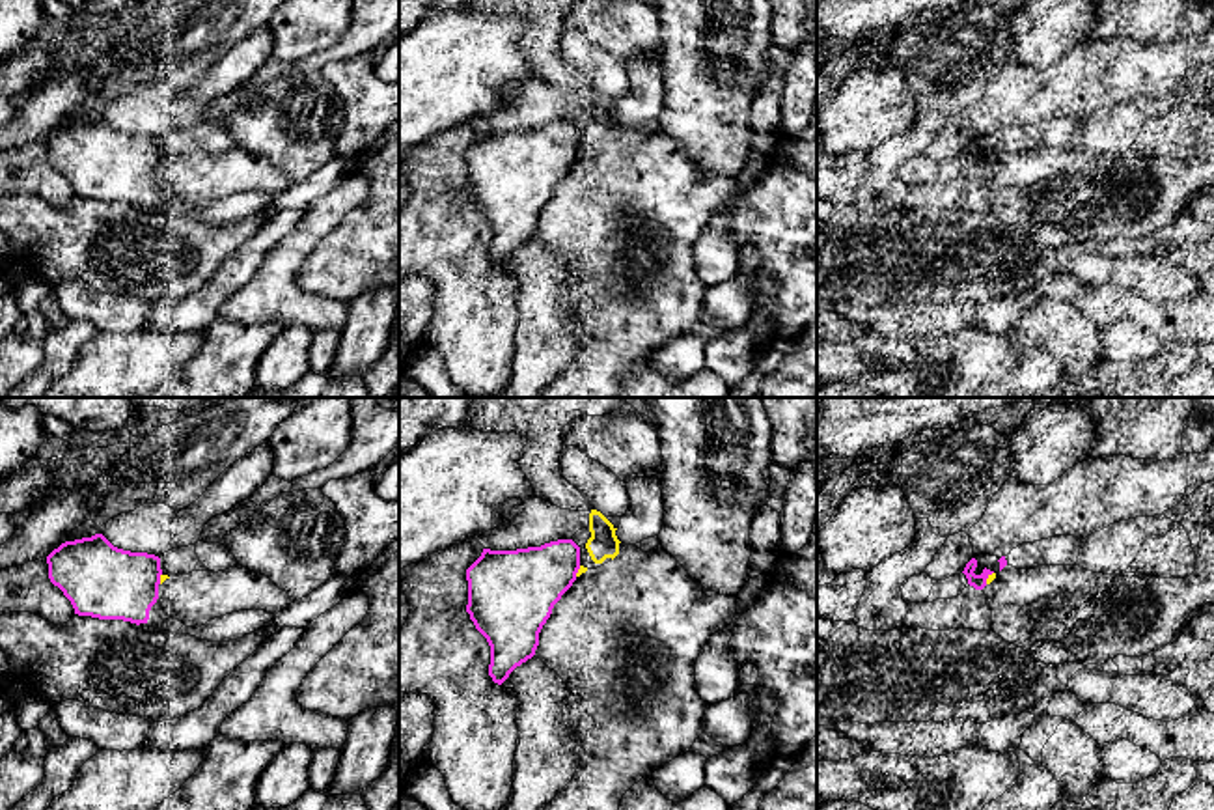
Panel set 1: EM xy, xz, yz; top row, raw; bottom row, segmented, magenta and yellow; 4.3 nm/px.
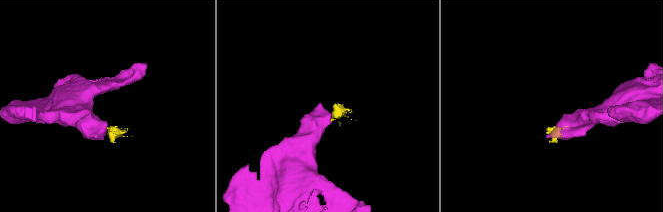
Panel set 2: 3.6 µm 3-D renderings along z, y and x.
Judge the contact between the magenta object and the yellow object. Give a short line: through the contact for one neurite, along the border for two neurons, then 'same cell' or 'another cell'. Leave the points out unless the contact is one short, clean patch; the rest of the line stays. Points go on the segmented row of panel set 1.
another cell

